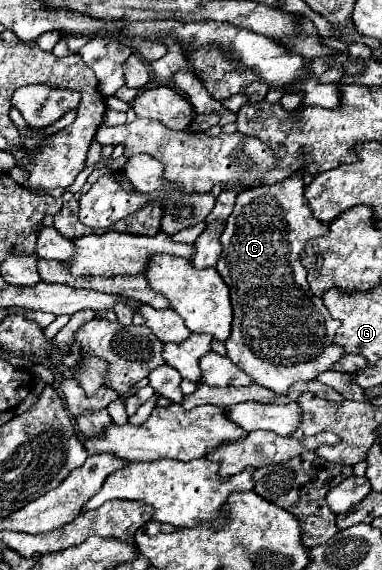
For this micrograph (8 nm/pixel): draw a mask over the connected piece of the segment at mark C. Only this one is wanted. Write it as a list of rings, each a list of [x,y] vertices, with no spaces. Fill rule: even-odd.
[[[297,170],[295,176],[279,180],[271,186],[241,190],[231,216],[225,222],[225,230],[221,234],[223,252],[217,262],[217,272],[229,286],[233,302],[233,334],[225,342],[227,356],[257,384],[277,394],[285,394],[297,382],[315,380],[321,372],[331,370],[345,356],[345,350],[333,342],[337,320],[329,316],[323,298],[311,296],[307,268],[301,262],[305,244],[317,236],[329,234],[329,224],[317,220],[305,200],[303,178],[305,174]]]

